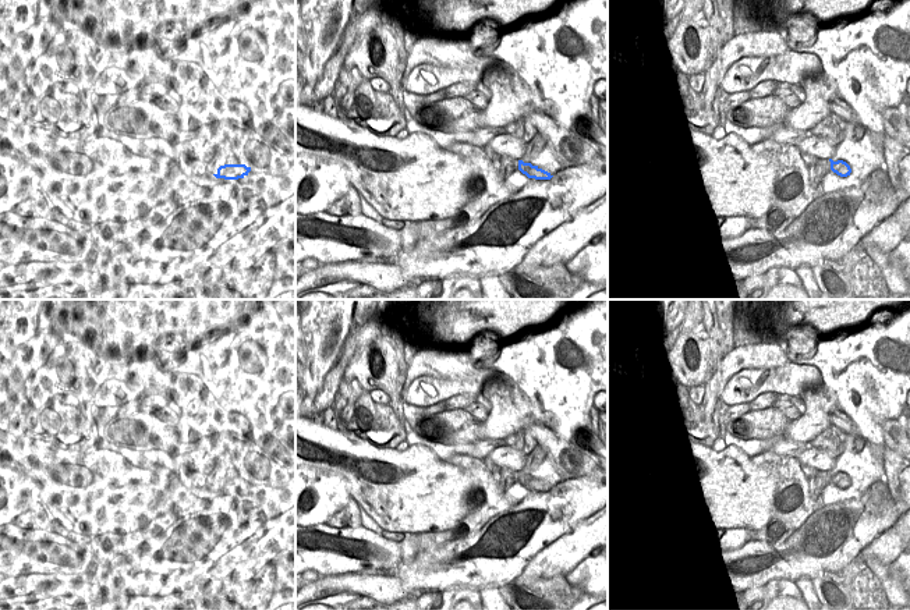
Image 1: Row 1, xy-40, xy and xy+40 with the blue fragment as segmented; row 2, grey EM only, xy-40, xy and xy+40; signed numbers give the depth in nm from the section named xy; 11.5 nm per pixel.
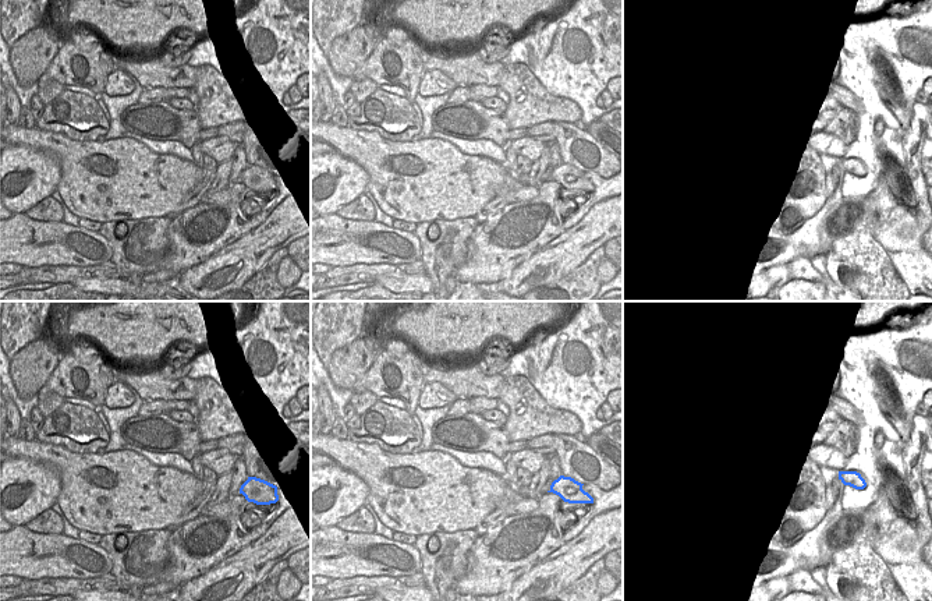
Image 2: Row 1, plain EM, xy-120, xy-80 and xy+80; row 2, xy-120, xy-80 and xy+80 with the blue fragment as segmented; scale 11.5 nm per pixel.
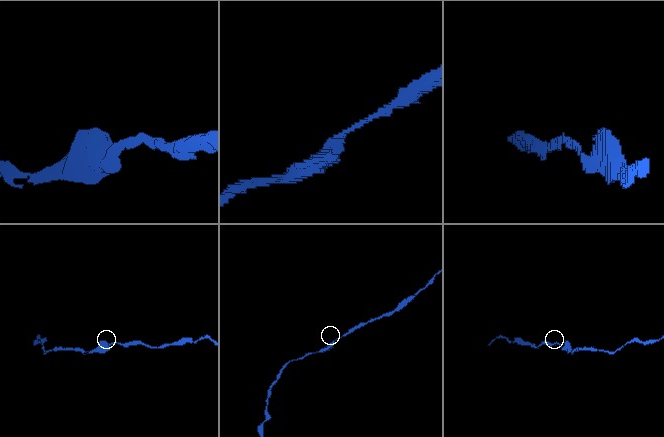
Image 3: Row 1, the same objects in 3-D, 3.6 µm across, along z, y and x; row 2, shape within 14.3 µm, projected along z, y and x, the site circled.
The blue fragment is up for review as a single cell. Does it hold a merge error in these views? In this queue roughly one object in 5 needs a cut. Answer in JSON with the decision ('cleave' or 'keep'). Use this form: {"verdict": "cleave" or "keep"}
{"verdict": "keep"}

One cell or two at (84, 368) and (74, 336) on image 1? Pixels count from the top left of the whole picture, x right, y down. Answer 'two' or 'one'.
one

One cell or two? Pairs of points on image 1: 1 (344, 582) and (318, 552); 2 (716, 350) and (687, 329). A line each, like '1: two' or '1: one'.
1: two
2: two

